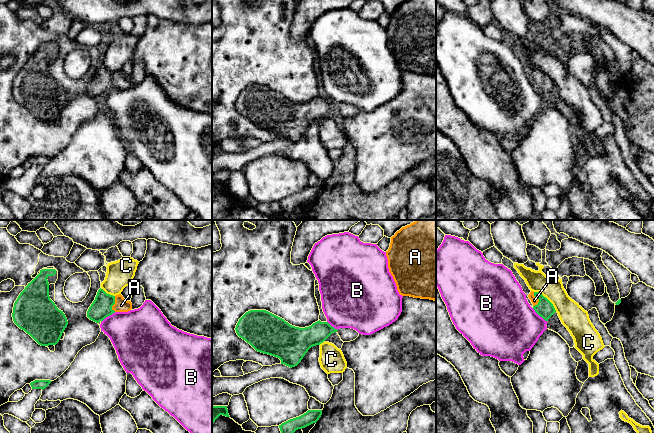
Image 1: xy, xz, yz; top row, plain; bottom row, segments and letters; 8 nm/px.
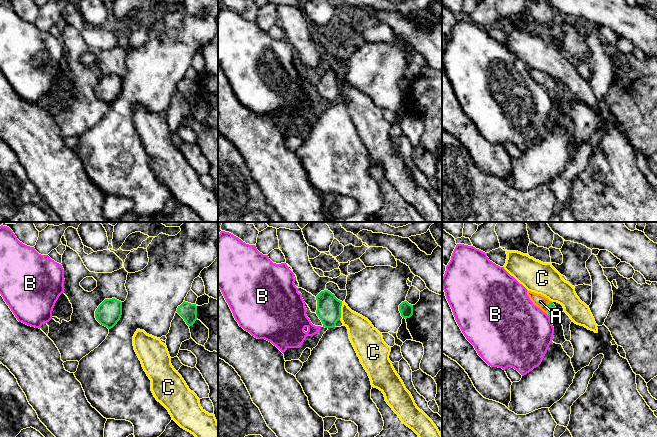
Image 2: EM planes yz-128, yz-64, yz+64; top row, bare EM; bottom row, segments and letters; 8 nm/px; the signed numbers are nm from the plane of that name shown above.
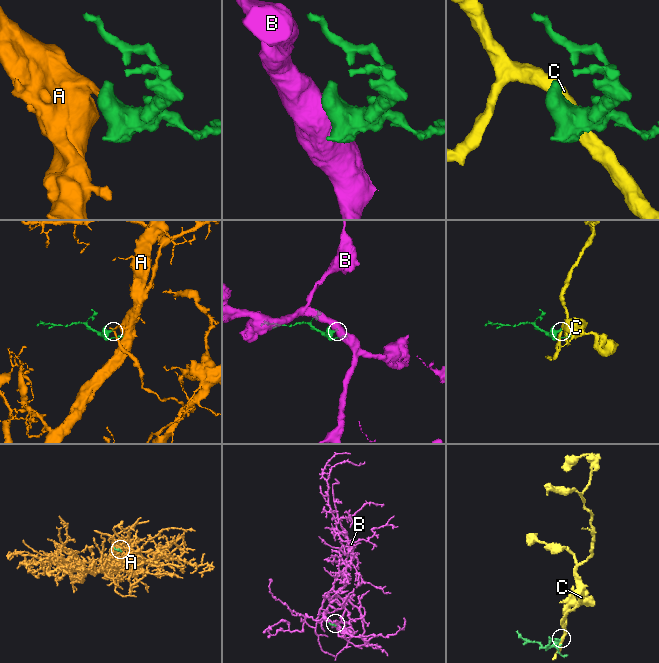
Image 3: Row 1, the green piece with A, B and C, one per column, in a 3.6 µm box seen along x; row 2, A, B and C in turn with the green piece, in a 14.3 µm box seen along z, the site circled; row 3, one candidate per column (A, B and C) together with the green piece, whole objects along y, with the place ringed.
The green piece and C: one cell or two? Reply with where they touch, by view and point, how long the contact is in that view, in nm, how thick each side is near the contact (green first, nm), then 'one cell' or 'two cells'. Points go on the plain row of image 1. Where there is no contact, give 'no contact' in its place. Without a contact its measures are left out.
yz (547, 75) | 240 nm | 140/200 nm | two cells

